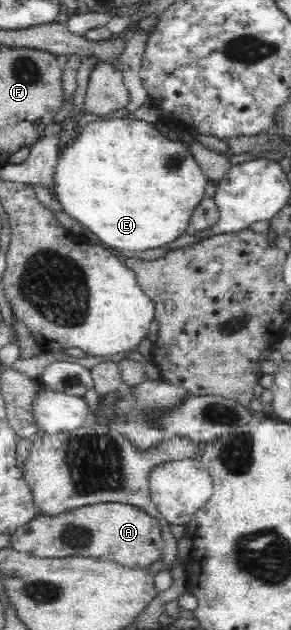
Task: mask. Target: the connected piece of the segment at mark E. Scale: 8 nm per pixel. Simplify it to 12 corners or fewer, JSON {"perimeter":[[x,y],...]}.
{"perimeter":[[96,120],[59,154],[61,210],[103,244],[182,237],[208,179],[154,123]]}

